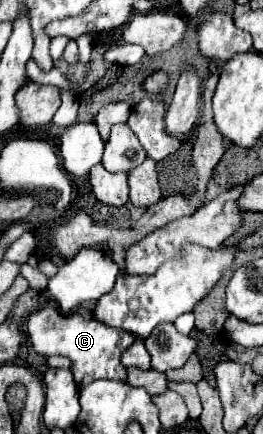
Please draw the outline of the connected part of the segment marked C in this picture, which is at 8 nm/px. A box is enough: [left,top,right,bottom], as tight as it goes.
[28,307,136,387]

